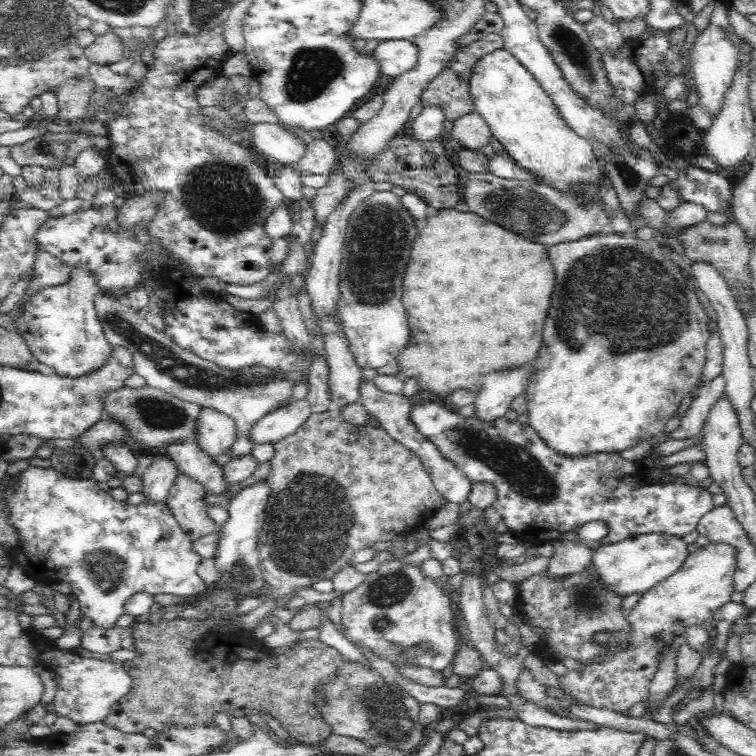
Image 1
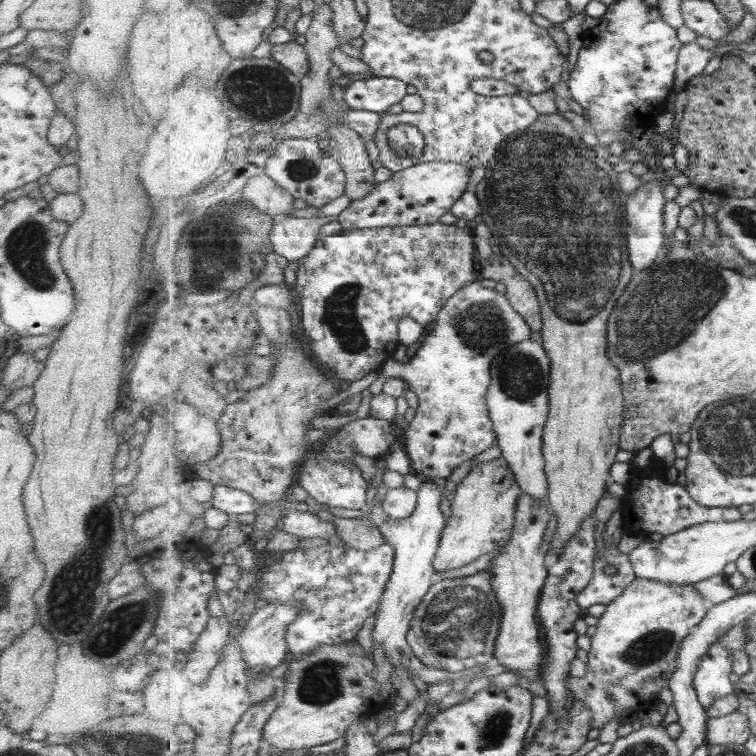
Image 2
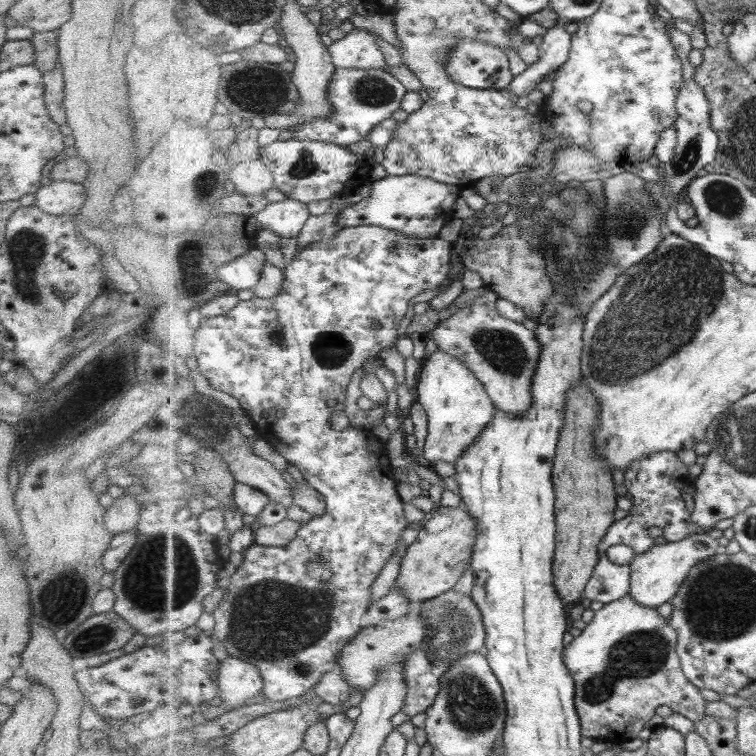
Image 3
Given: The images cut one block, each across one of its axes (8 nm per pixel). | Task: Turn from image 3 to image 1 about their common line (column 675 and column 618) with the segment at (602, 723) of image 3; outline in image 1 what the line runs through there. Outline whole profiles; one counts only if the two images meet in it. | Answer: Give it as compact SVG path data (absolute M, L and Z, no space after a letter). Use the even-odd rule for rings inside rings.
M710 543L705 547L697 548L689 553L682 566L673 572L668 578L662 580L655 587L650 588L638 603L625 614L625 623L628 630L612 632L596 632L592 635L593 644L596 644L600 654L586 662L580 662L584 668L580 672L569 670L564 676L558 677L561 689L572 696L578 704L586 704L596 708L604 708L617 713L628 715L628 710L637 702L644 701L649 696L652 677L659 671L660 664L664 664L664 658L668 652L676 651L676 637L684 636L688 628L700 627L711 614L716 612L730 601L734 591L732 574L734 574L734 554L728 545Z

